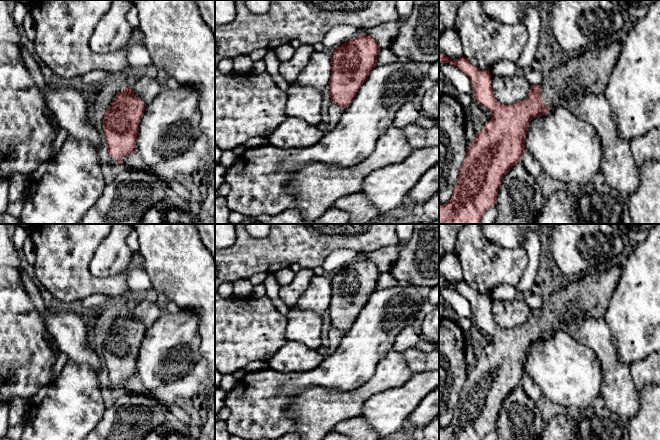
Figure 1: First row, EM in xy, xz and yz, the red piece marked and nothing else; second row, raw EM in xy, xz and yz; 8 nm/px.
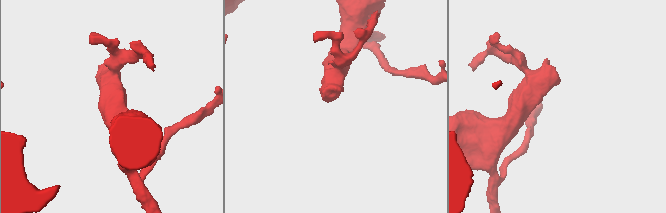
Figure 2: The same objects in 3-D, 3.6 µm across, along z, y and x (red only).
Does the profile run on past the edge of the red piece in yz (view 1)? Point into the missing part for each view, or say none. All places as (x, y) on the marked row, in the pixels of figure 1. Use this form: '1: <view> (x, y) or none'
1: yz (588, 72)

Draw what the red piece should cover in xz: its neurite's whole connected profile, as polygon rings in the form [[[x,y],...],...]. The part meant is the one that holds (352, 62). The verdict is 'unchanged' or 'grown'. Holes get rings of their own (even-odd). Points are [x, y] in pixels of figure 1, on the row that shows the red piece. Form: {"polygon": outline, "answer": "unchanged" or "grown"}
{"polygon": [[[359,35],[334,49],[329,80],[331,102],[347,108],[377,65],[379,46],[369,35]]], "answer": "unchanged"}

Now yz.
{"polygon": [[[622,37],[603,48],[588,48],[580,53],[572,54],[561,66],[544,72],[543,81],[540,85],[531,85],[527,98],[516,104],[500,104],[493,94],[491,85],[491,74],[488,70],[480,69],[472,65],[464,56],[451,60],[439,51],[439,63],[451,63],[465,74],[473,88],[473,98],[483,107],[491,111],[492,117],[485,124],[484,128],[476,134],[475,140],[468,146],[465,159],[460,168],[460,174],[454,187],[450,200],[439,205],[439,224],[479,224],[484,213],[496,204],[498,189],[503,176],[522,159],[525,153],[525,139],[530,121],[534,117],[541,117],[548,114],[549,110],[555,106],[562,106],[574,115],[578,115],[579,106],[582,100],[590,94],[603,94],[609,81],[610,75],[621,53]]], "answer": "grown"}

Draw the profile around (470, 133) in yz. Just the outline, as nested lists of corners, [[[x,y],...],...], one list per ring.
[[[466,116],[466,121],[465,121],[465,134],[468,141],[470,142],[473,142],[476,138],[473,120],[471,117],[467,117],[467,116]]]

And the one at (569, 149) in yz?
[[[562,106],[552,107],[546,115],[530,121],[525,152],[539,161],[551,178],[568,187],[586,185],[593,176],[600,174],[603,160],[601,141],[595,128]]]

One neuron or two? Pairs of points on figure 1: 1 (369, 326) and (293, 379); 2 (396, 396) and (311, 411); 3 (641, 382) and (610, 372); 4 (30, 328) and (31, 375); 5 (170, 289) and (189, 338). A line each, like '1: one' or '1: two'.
1: one
2: two
3: two
4: one
5: two

